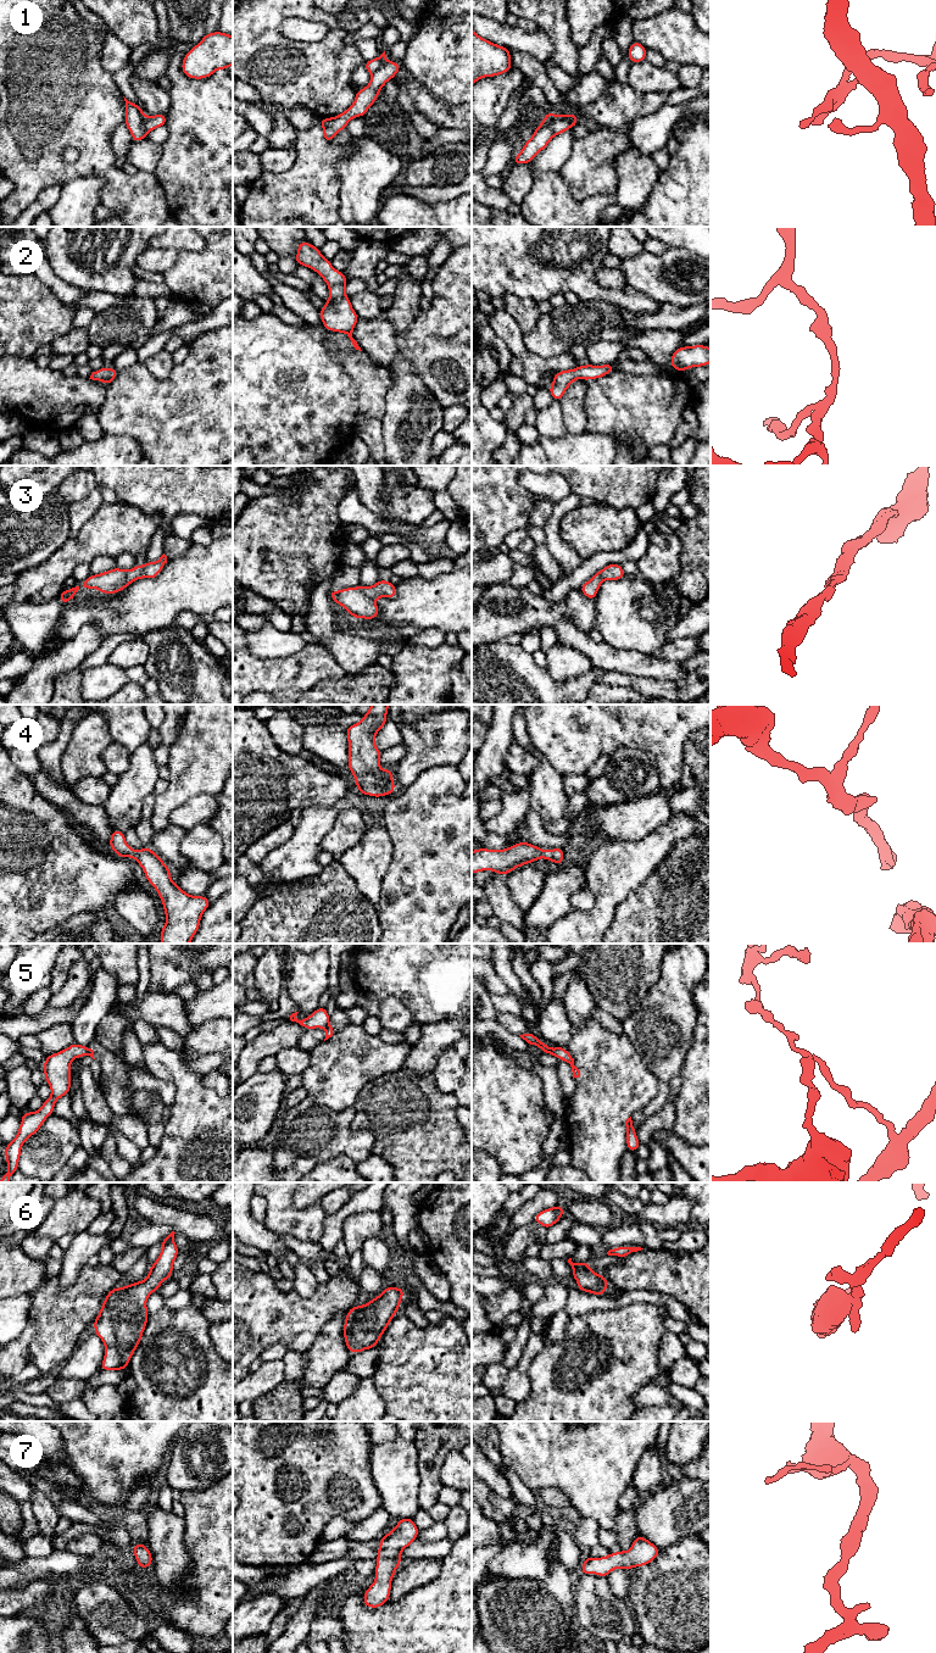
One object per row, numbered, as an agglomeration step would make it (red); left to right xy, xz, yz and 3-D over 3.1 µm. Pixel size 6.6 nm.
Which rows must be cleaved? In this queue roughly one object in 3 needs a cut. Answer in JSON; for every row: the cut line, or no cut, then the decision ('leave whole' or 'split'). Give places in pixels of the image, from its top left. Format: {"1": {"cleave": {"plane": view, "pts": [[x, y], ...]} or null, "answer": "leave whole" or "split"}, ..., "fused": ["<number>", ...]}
{"1": {"cleave": {"plane": "yz", "pts": [[553, 115], [550, 127], [556, 134]]}, "answer": "split"}, "2": {"cleave": null, "answer": "leave whole"}, "3": {"cleave": null, "answer": "leave whole"}, "4": {"cleave": null, "answer": "leave whole"}, "5": {"cleave": {"plane": "yz", "pts": [[551, 1048], [552, 1053]]}, "answer": "split"}, "6": {"cleave": null, "answer": "leave whole"}, "7": {"cleave": null, "answer": "leave whole"}, "fused": ["1", "5"]}

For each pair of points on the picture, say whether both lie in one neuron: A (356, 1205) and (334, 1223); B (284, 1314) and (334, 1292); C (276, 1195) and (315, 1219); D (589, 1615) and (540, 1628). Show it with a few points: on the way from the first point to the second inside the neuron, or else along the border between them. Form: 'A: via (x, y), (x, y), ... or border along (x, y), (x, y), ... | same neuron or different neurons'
A: via (351, 1207), (339, 1218) | same neuron
B: via (296, 1314), (311, 1314), (322, 1304) | same neuron
C: via (279, 1207), (287, 1217), (302, 1219) | same neuron
D: border along (573, 1587), (575, 1614) | different neurons

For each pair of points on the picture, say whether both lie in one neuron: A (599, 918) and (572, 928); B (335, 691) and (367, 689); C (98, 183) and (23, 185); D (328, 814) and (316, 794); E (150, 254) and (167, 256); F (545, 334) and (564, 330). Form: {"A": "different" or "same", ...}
{"A": "same", "B": "same", "C": "different", "D": "different", "E": "same", "F": "same"}

